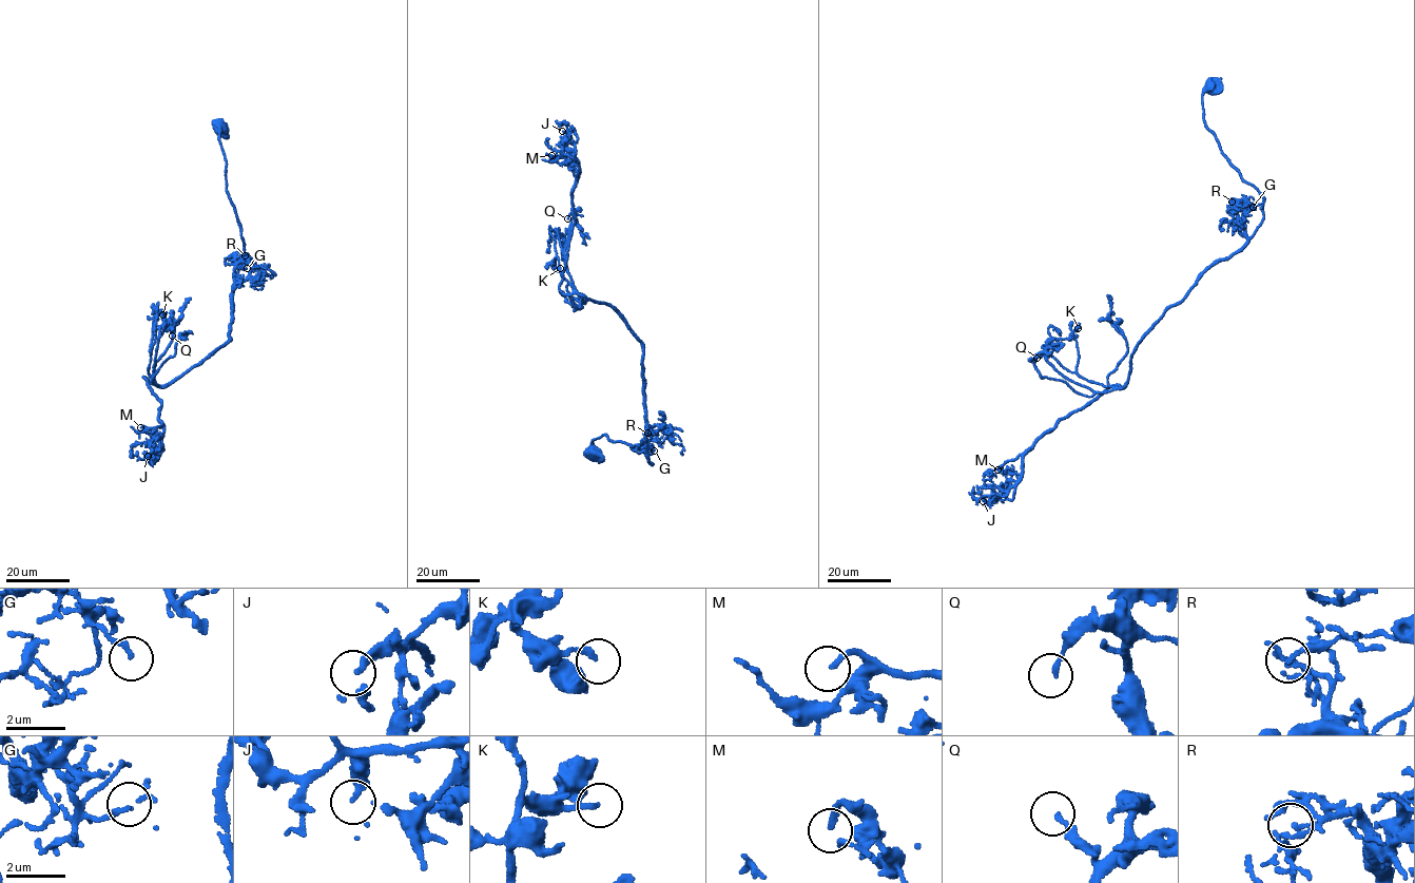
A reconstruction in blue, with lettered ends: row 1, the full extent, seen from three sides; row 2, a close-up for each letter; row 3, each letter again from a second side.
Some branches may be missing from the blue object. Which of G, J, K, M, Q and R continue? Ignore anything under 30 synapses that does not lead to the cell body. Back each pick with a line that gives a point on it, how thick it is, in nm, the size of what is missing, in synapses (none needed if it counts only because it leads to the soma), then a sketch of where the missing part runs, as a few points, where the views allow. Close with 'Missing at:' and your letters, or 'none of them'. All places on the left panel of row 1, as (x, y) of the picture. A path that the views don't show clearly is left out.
M: (140, 427) | 200 nm | 45 syn | (140, 427), (128, 434)
Missing at: M

